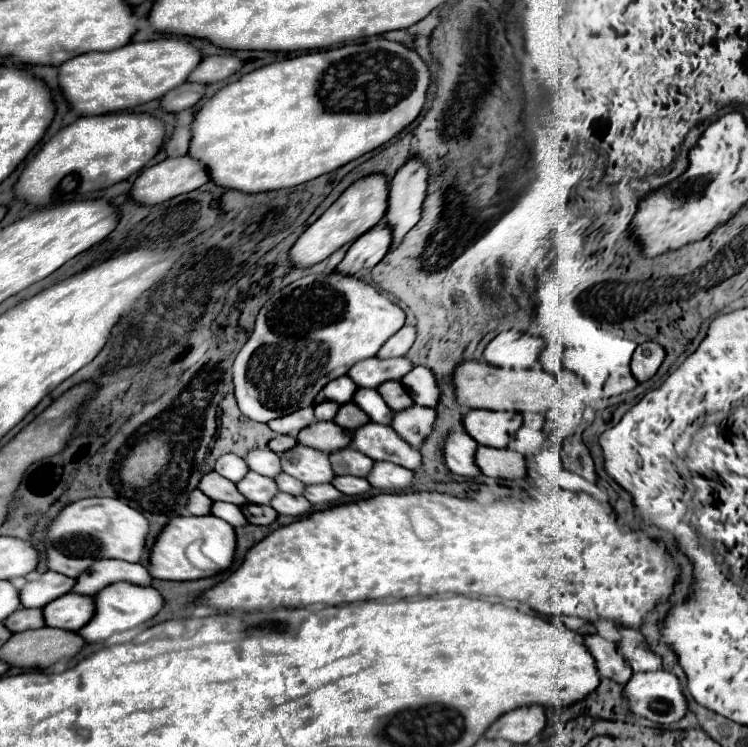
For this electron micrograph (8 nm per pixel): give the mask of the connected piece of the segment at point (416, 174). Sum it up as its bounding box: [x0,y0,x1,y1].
[386,155,428,249]

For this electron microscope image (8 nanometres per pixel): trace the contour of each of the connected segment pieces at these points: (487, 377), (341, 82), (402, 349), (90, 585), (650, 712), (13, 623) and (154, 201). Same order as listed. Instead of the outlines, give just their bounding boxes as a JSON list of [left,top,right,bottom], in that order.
[[452,361,556,413],[188,37,430,193],[376,325,416,359],[74,559,152,595],[624,671,688,725],[4,607,44,633],[128,155,208,205]]

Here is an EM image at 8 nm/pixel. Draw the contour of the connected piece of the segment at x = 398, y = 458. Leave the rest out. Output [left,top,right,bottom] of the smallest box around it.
[352,421,420,471]

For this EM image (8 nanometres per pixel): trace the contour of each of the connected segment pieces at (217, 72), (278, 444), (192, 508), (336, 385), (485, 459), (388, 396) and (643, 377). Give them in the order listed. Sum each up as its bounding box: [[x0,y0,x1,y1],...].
[[188,53,242,85],[268,435,296,453],[186,489,212,515],[314,377,356,405],[476,445,526,479],[376,381,414,411],[630,343,664,383]]

